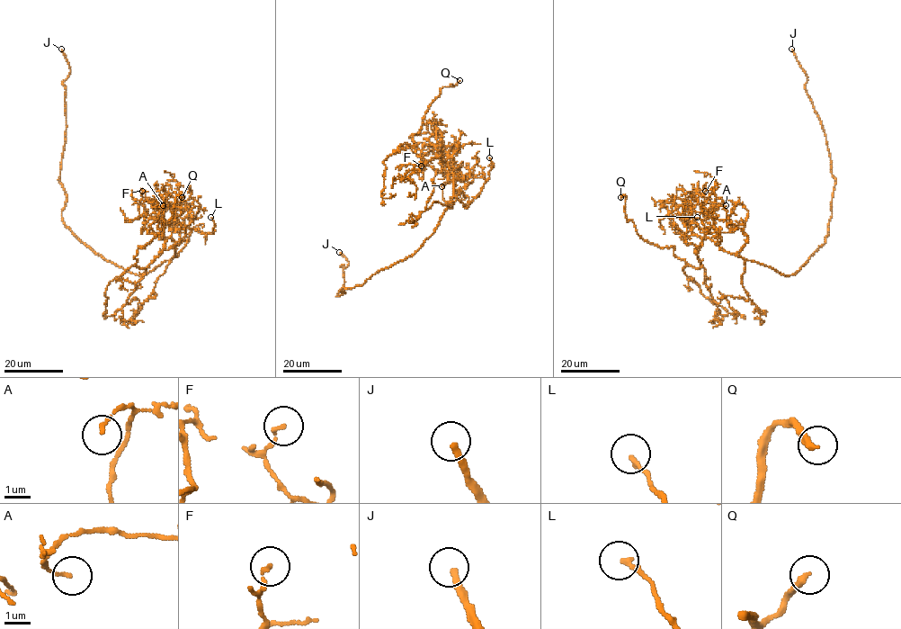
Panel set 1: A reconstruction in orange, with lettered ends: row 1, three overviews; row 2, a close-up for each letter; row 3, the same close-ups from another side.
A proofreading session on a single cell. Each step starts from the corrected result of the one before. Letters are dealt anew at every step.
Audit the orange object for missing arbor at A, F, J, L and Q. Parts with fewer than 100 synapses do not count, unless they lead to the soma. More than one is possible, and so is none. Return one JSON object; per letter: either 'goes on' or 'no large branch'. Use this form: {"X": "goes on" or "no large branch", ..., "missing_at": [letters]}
{"A": "no large branch", "F": "no large branch", "J": "goes on", "L": "no large branch", "Q": "goes on", "missing_at": ["J", "Q"]}

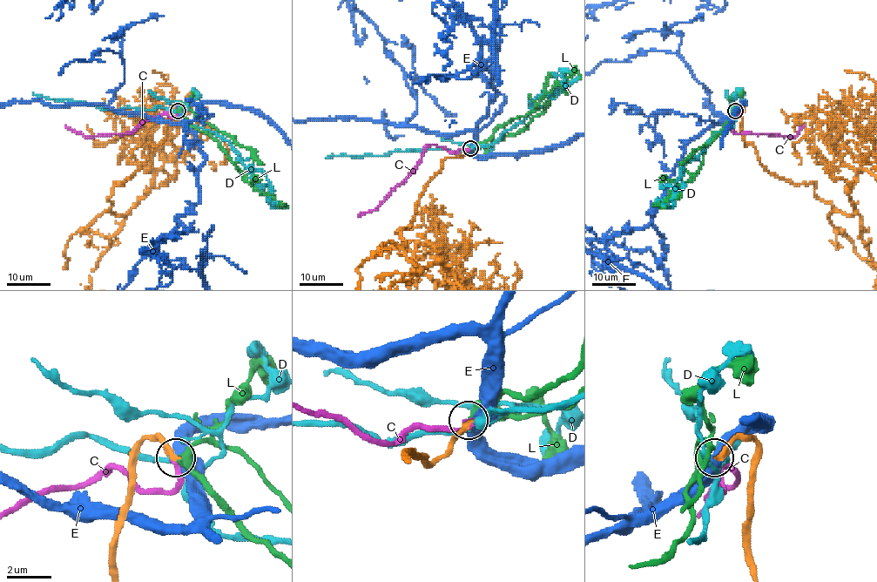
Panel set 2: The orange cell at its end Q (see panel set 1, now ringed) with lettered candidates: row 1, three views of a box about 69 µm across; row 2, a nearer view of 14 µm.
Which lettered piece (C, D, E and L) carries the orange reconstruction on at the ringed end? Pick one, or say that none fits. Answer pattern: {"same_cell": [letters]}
{"same_cell": ["L"]}

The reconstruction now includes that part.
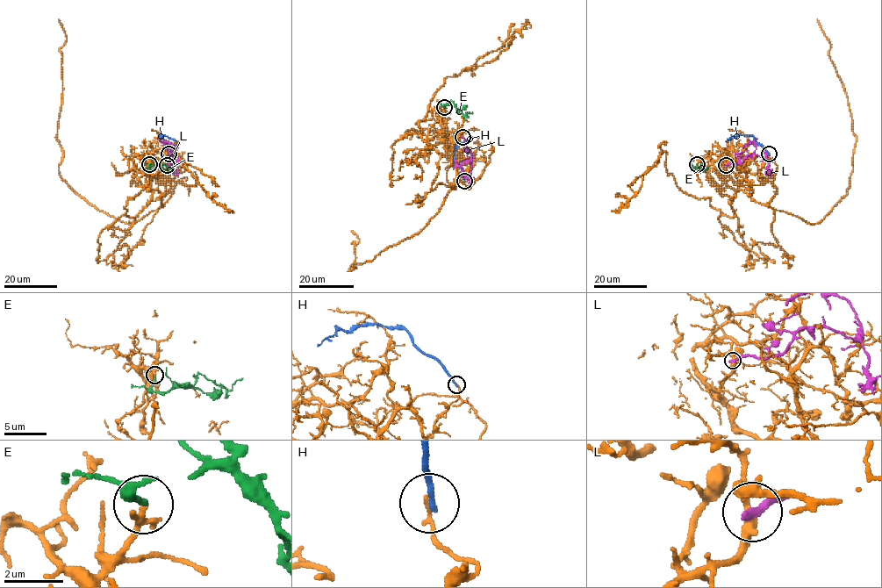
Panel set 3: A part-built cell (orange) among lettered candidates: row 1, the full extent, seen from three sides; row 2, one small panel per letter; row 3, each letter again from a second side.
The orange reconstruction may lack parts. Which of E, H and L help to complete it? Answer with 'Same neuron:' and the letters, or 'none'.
Same neuron: E

